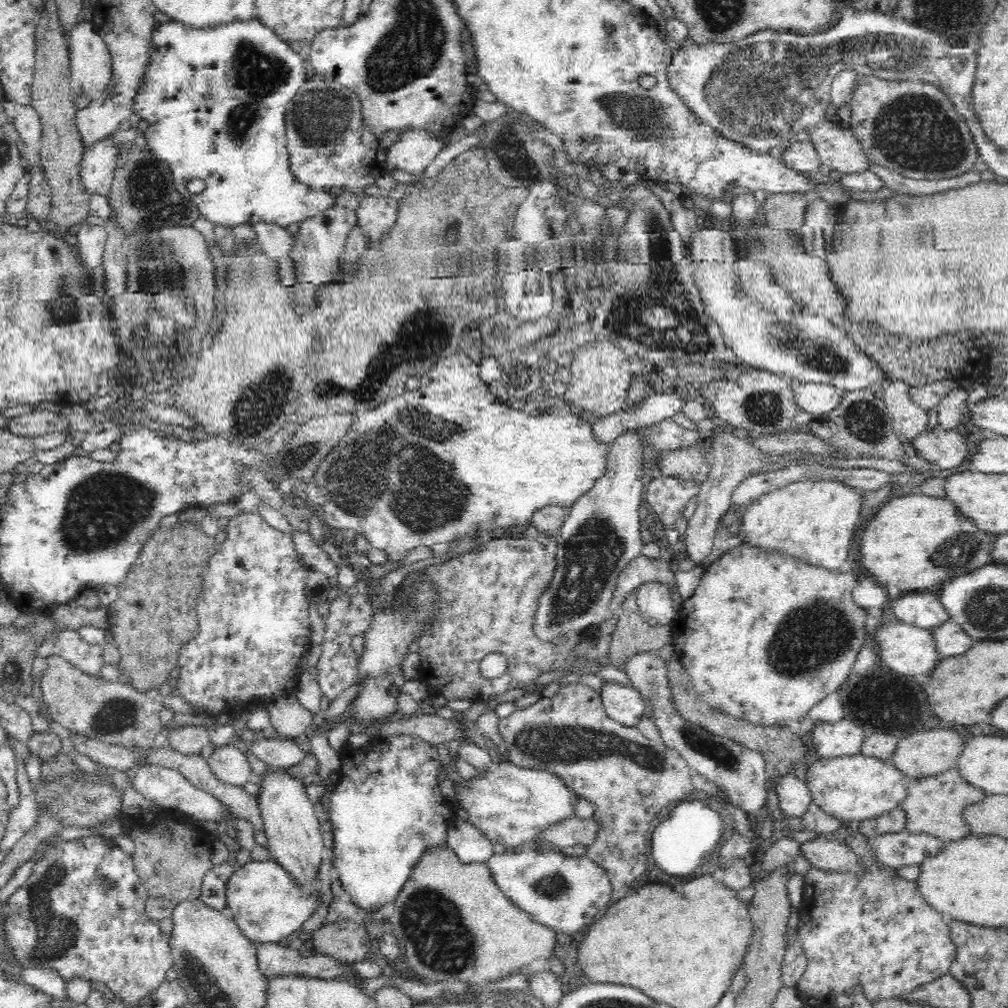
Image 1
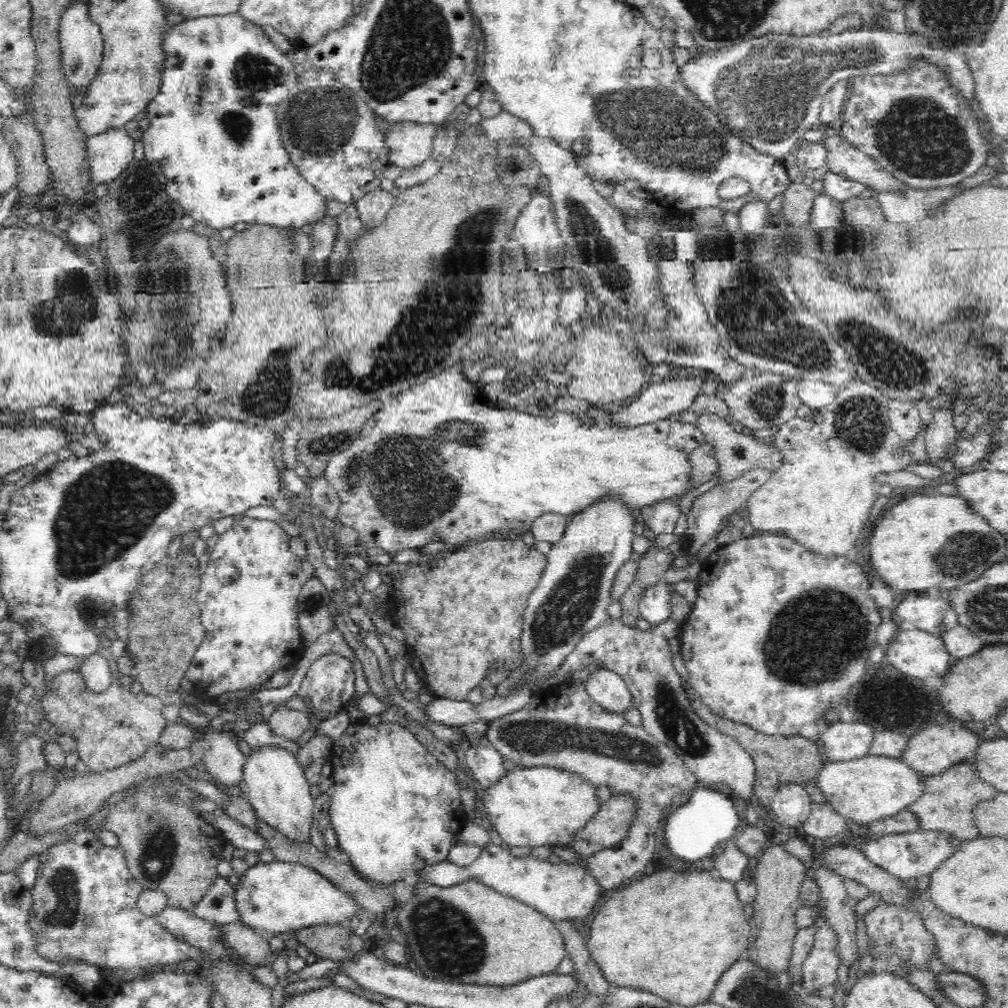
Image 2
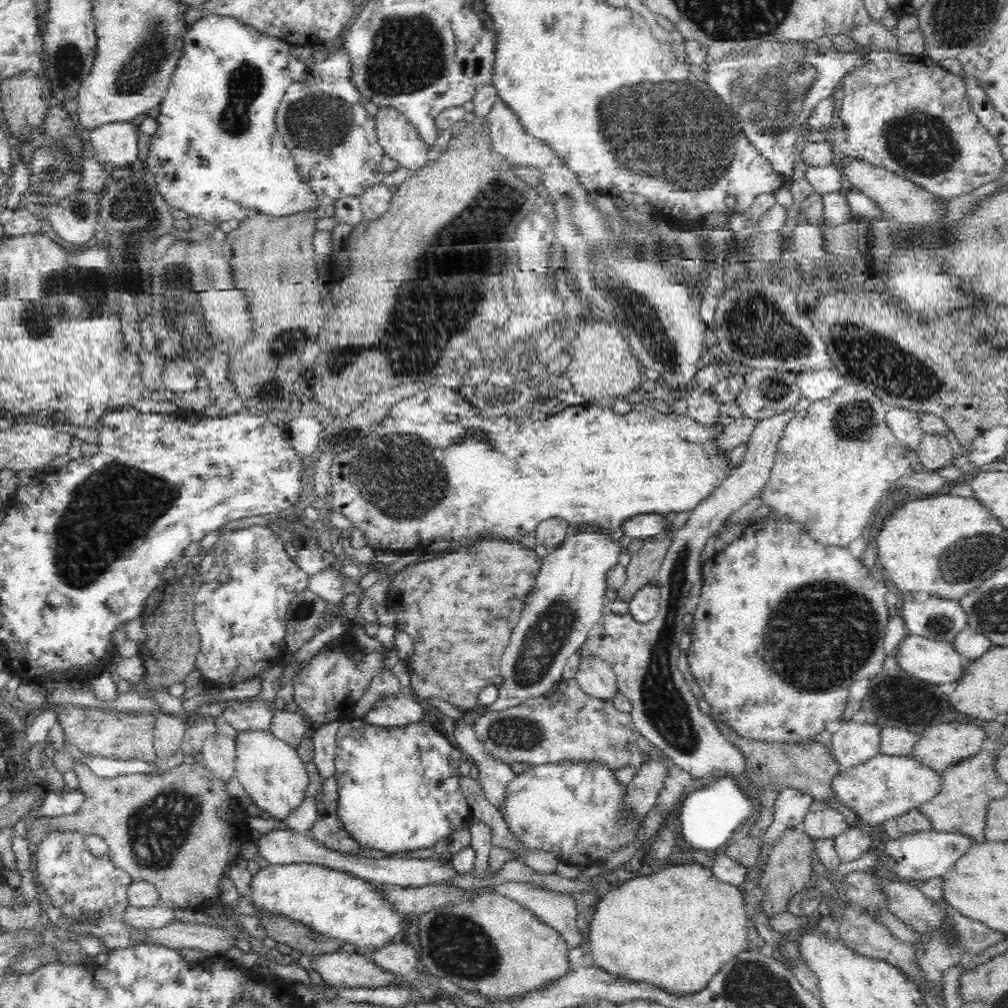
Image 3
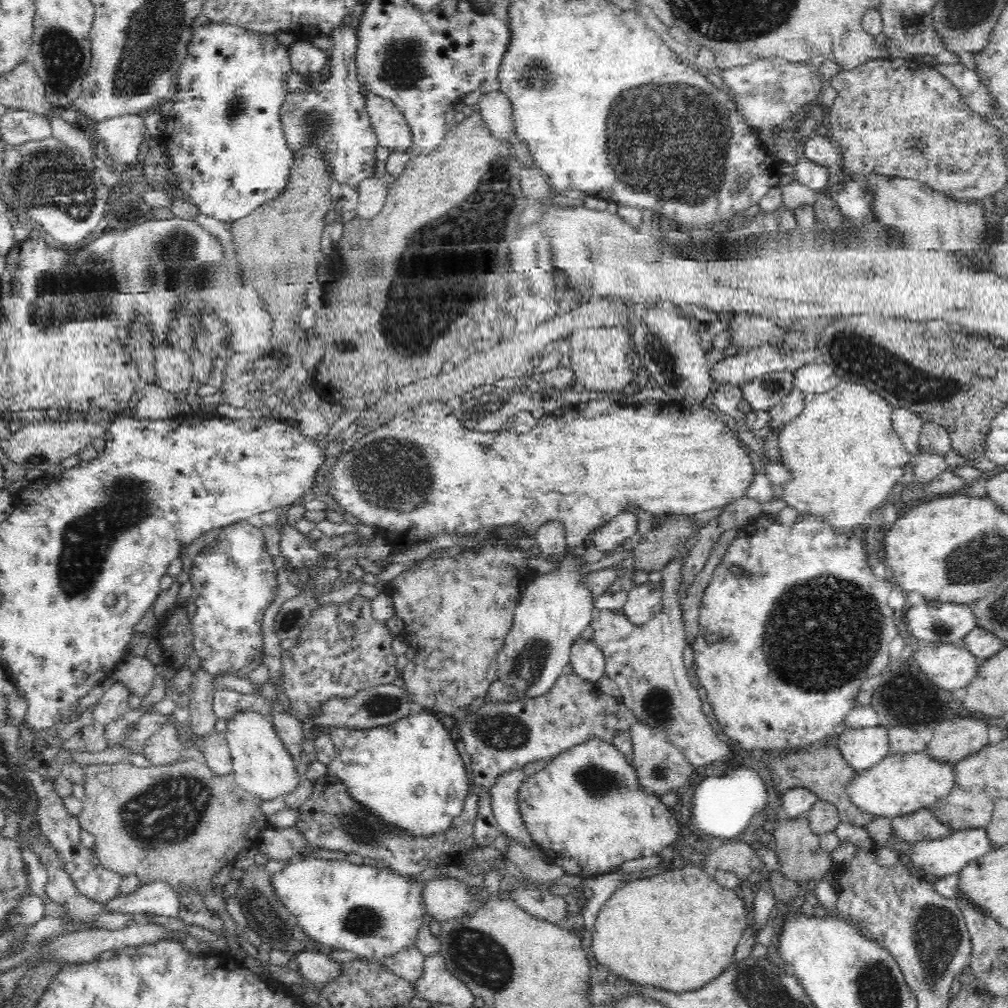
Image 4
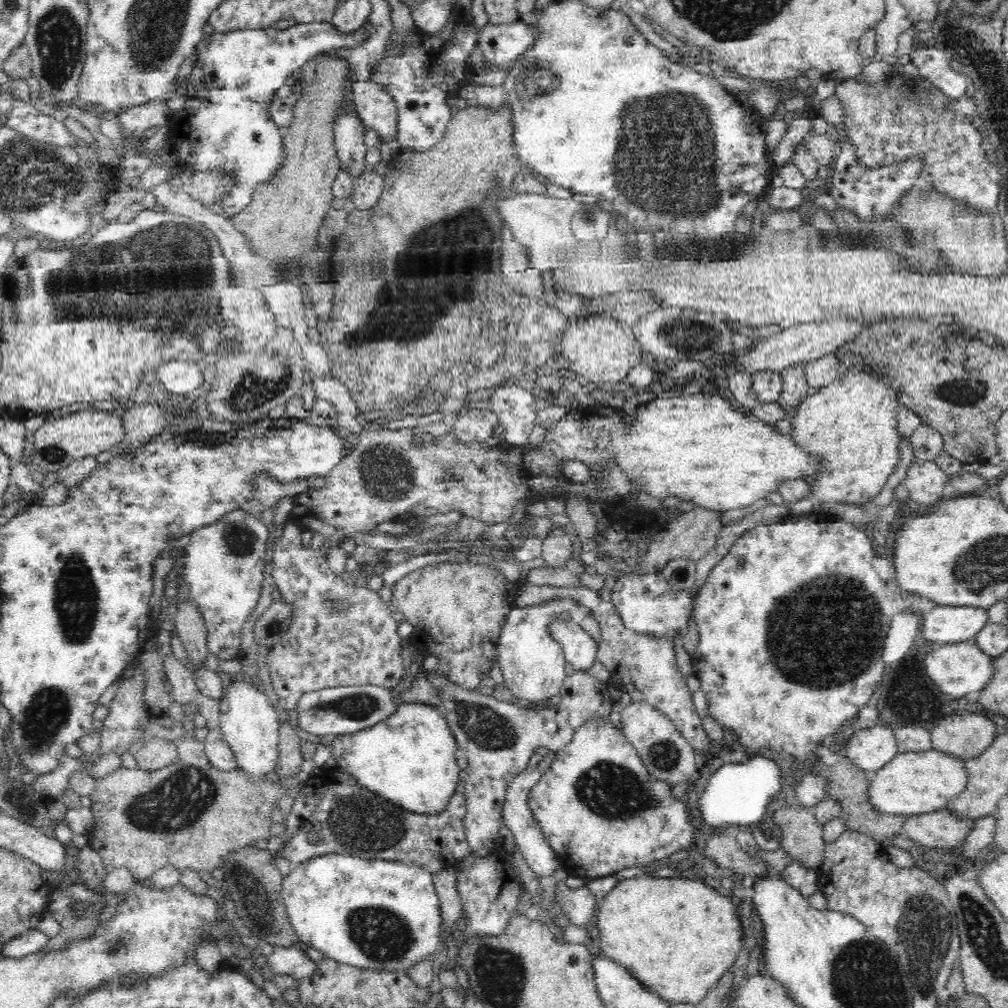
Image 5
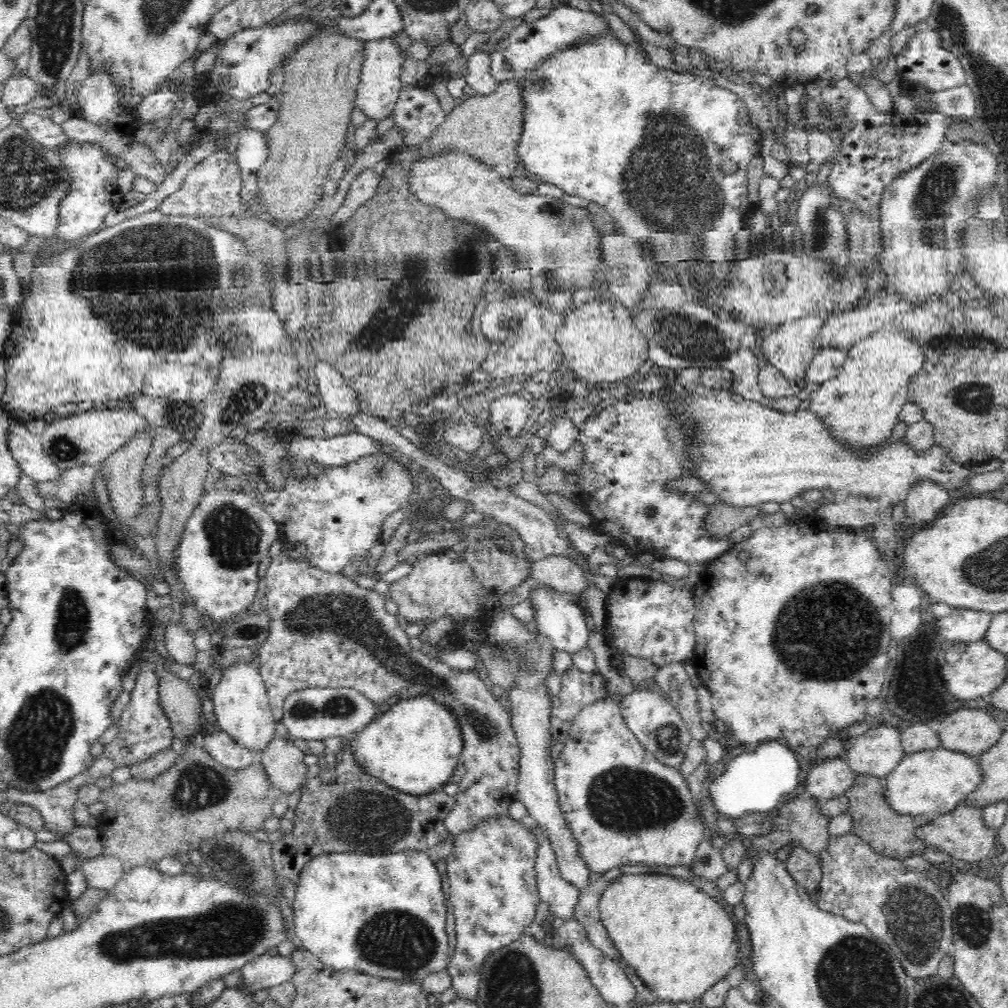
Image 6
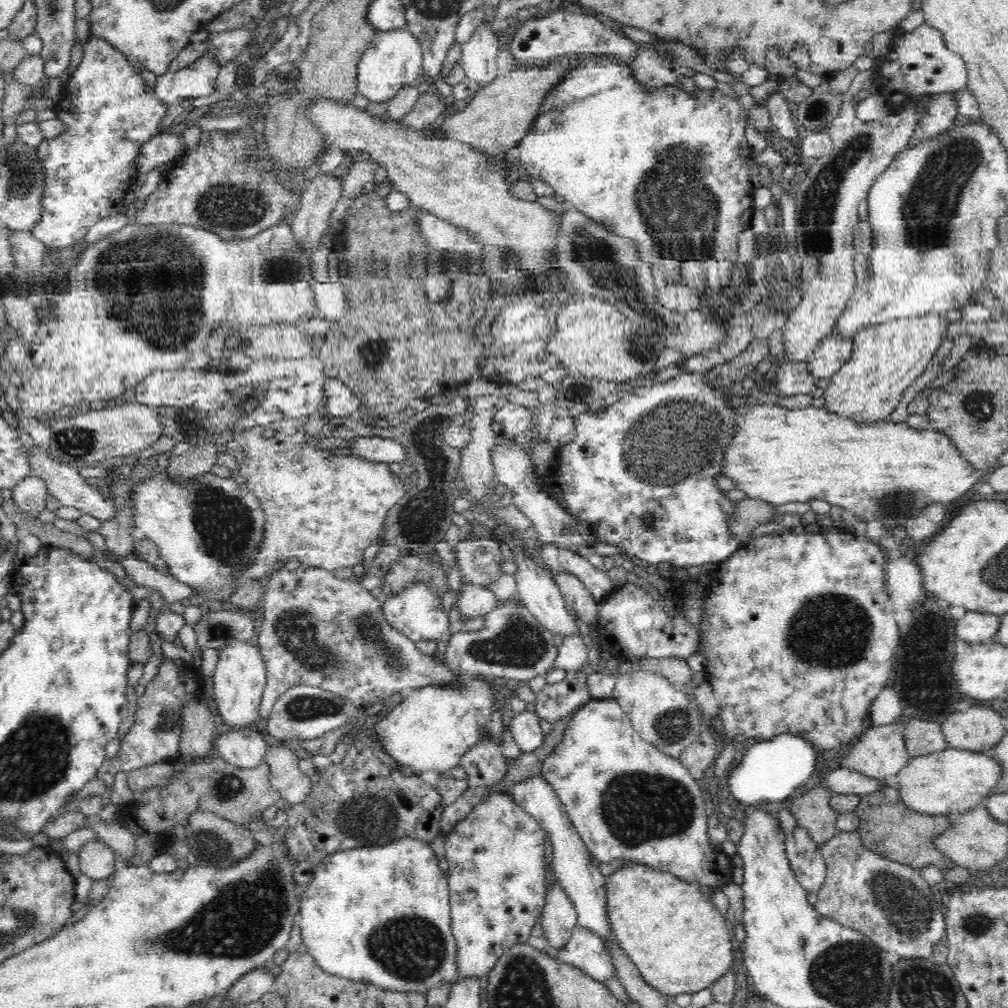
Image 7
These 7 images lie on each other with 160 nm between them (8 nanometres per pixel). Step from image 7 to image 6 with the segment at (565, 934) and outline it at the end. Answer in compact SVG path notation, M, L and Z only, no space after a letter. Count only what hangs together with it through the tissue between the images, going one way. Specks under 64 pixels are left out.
M533 818L529 828L535 842L533 864L539 899L548 905L550 920L556 917L563 921L572 920L581 890L562 877L546 829Z

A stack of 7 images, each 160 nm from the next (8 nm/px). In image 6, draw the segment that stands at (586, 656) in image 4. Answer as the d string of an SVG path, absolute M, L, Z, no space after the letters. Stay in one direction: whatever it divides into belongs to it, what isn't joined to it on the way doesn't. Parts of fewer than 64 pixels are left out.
M538 585L538 588L534 588L529 599L535 608L533 616L537 624L537 632L551 647L568 652L570 655L578 654L580 650L587 648L591 631L588 630L585 621L586 612L583 605L570 603L562 597L562 593L546 585Z

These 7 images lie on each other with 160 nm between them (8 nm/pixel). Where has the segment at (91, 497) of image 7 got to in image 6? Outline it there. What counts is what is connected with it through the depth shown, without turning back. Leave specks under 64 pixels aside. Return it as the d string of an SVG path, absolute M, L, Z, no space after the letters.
M15 422L8 430L10 453L16 460L21 473L39 483L54 480L62 472L42 451L40 436L30 434L23 425Z

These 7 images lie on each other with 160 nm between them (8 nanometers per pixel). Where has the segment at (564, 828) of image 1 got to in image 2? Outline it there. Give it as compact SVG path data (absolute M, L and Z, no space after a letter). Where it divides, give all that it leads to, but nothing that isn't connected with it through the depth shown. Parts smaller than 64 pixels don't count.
M616 796L616 798L611 798L608 802L602 803L592 815L592 818L589 818L588 822L585 822L584 826L581 826L573 834L570 844L572 850L586 858L604 847L611 847L619 843L625 837L631 825L634 811L635 802L631 798L627 798L627 796Z

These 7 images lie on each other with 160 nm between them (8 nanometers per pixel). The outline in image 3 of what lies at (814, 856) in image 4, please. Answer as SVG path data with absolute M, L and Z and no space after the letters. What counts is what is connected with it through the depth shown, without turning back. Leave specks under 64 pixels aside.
M801 828L787 831L778 842L773 844L760 880L760 888L764 893L761 906L768 917L772 918L776 914L789 912L789 905L792 900L801 896L806 884L810 882L814 874L811 859L812 851L814 851L814 841Z

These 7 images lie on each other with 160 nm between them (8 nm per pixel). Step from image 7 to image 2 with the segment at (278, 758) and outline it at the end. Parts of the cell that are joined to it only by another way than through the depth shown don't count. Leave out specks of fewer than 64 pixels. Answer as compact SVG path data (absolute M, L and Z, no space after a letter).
M287 705L278 706L270 716L267 725L278 736L297 741L310 728L309 715L305 712L288 708Z

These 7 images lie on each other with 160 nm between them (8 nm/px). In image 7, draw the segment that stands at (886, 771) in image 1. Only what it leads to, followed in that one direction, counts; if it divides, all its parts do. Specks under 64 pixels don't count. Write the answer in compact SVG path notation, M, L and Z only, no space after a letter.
M946 748L925 755L916 755L897 772L901 804L913 812L944 815L954 820L973 806L983 802L982 797L997 786L1001 766L991 753Z

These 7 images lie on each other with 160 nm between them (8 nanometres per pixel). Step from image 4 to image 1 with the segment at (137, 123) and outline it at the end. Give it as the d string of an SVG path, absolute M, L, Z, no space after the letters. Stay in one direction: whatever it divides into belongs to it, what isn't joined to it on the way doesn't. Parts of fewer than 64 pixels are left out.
M116 128L112 134L83 150L81 162L81 183L88 195L98 194L106 198L112 193L115 177L116 157L122 145L126 147L134 142L144 131L138 128L120 130Z

